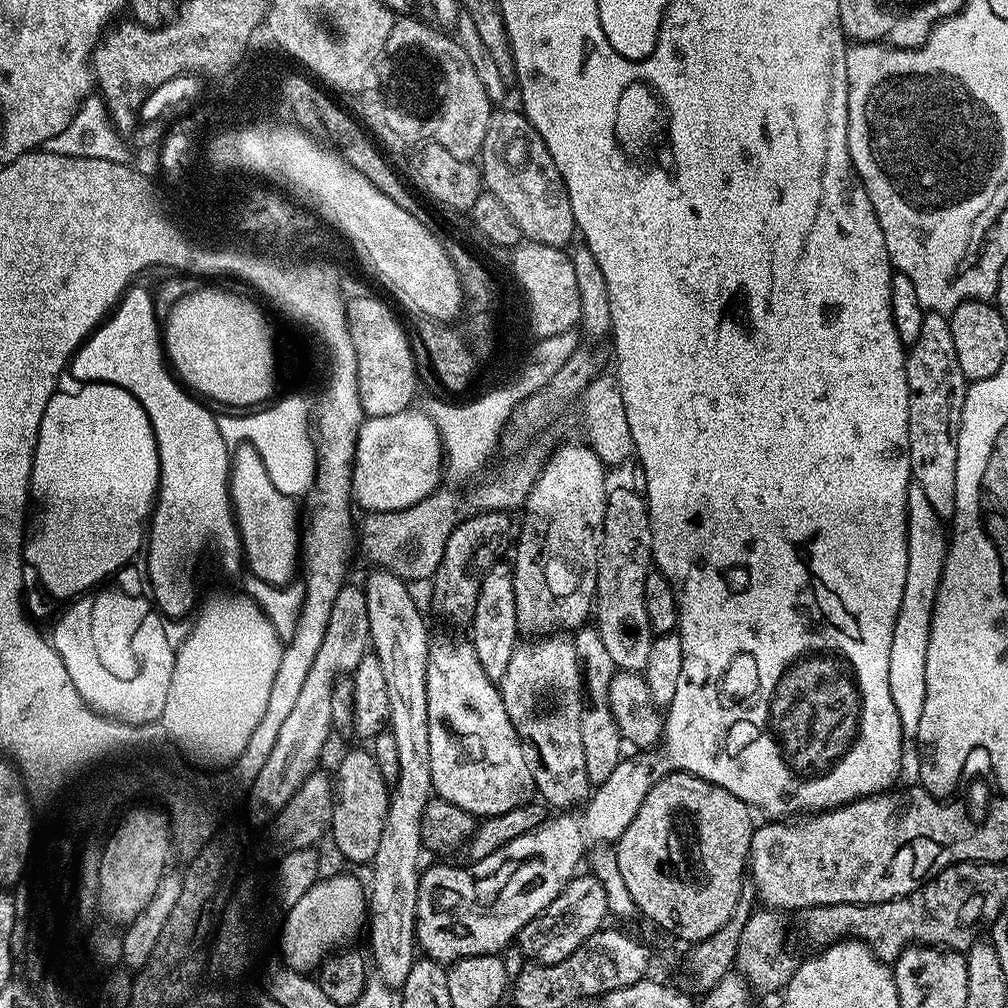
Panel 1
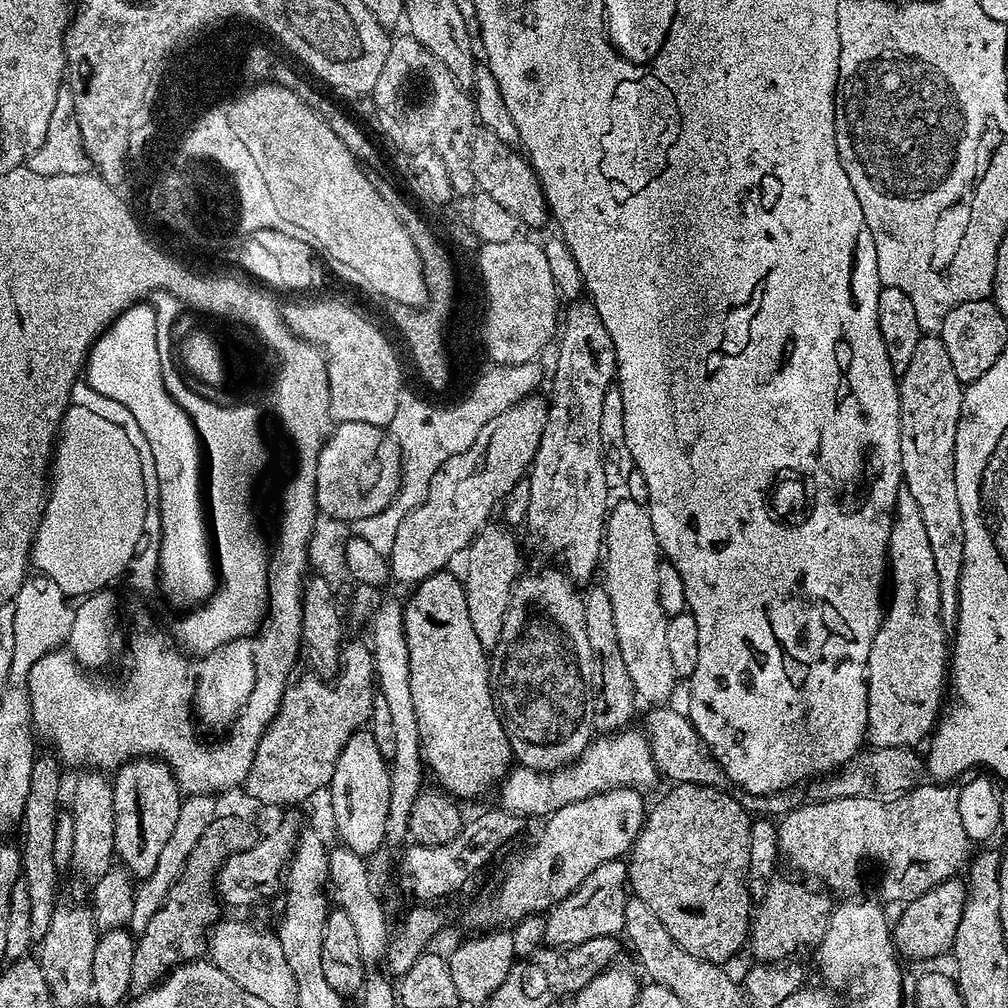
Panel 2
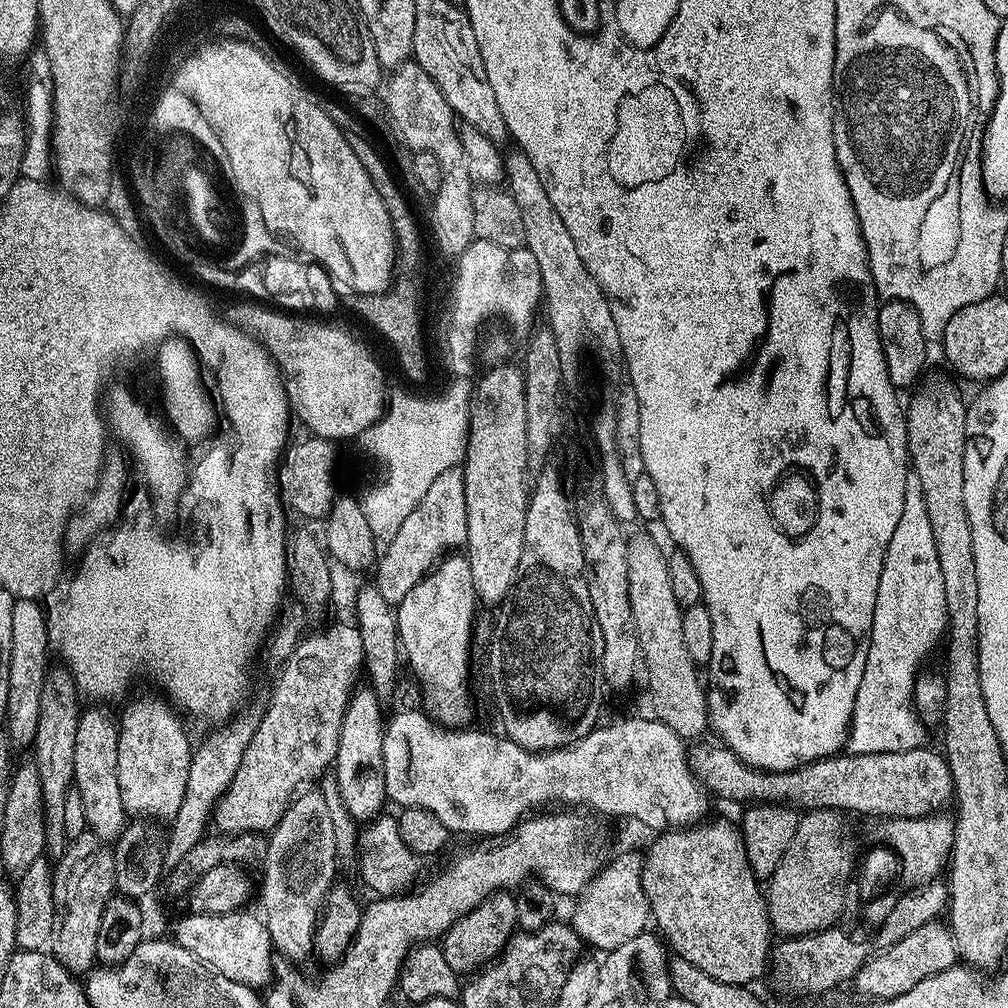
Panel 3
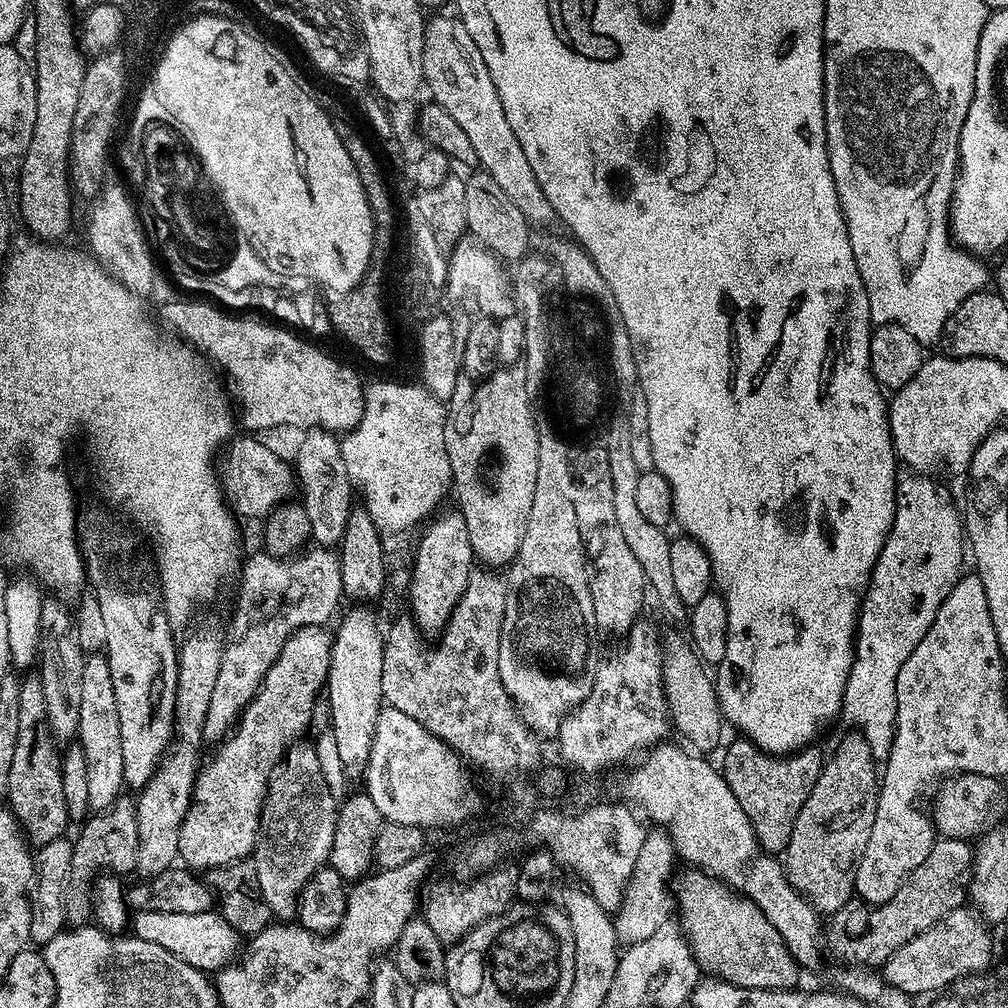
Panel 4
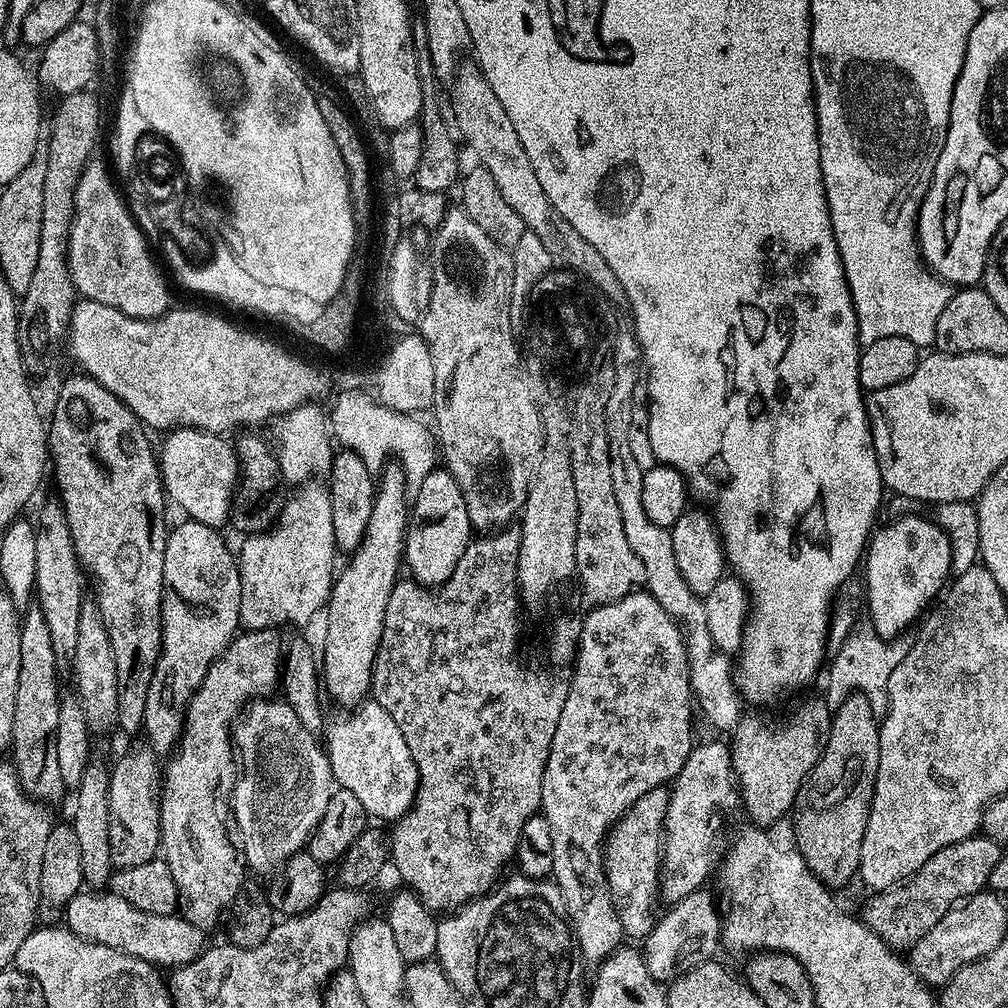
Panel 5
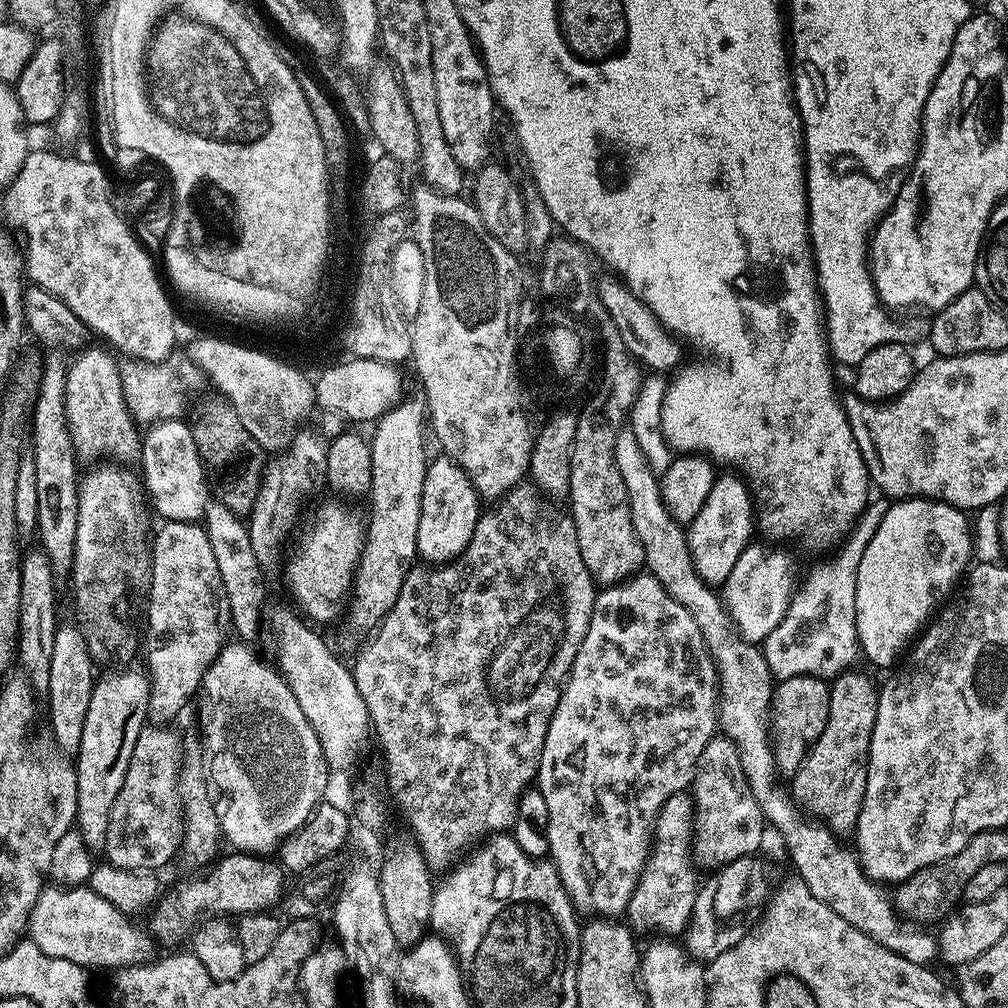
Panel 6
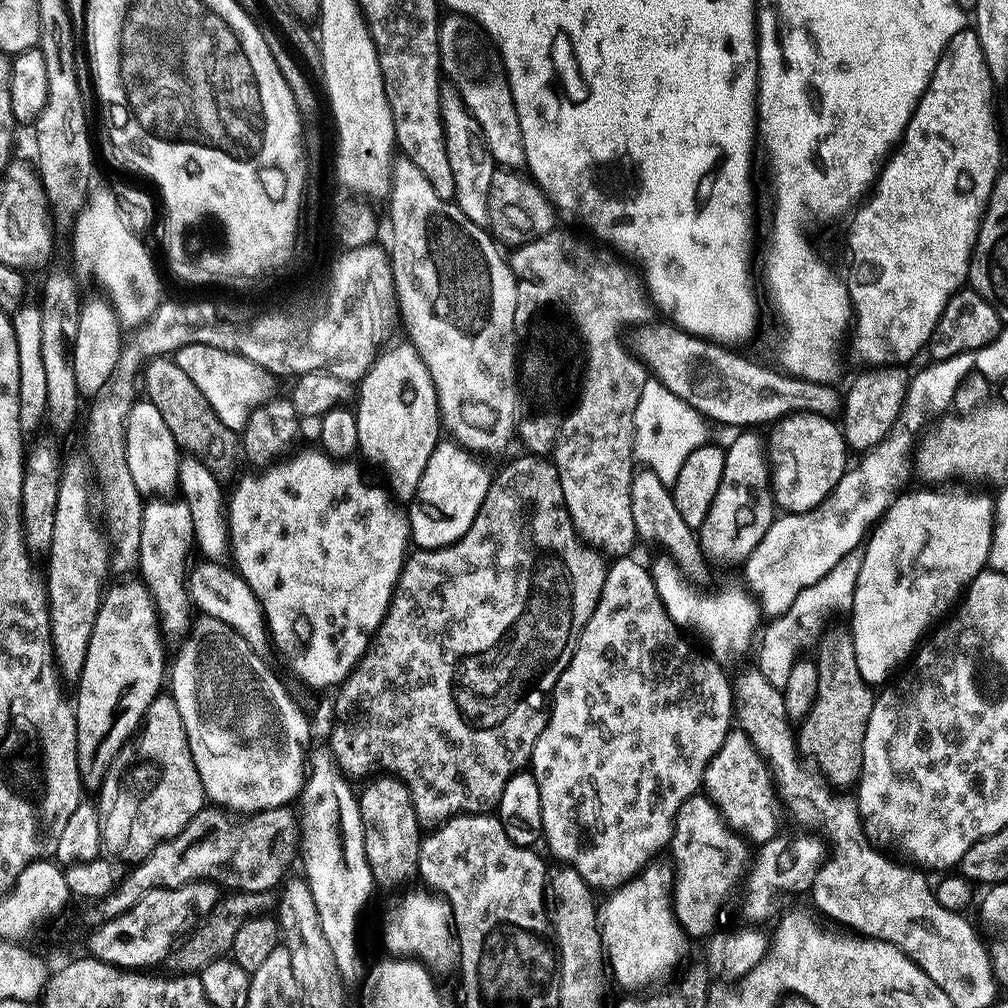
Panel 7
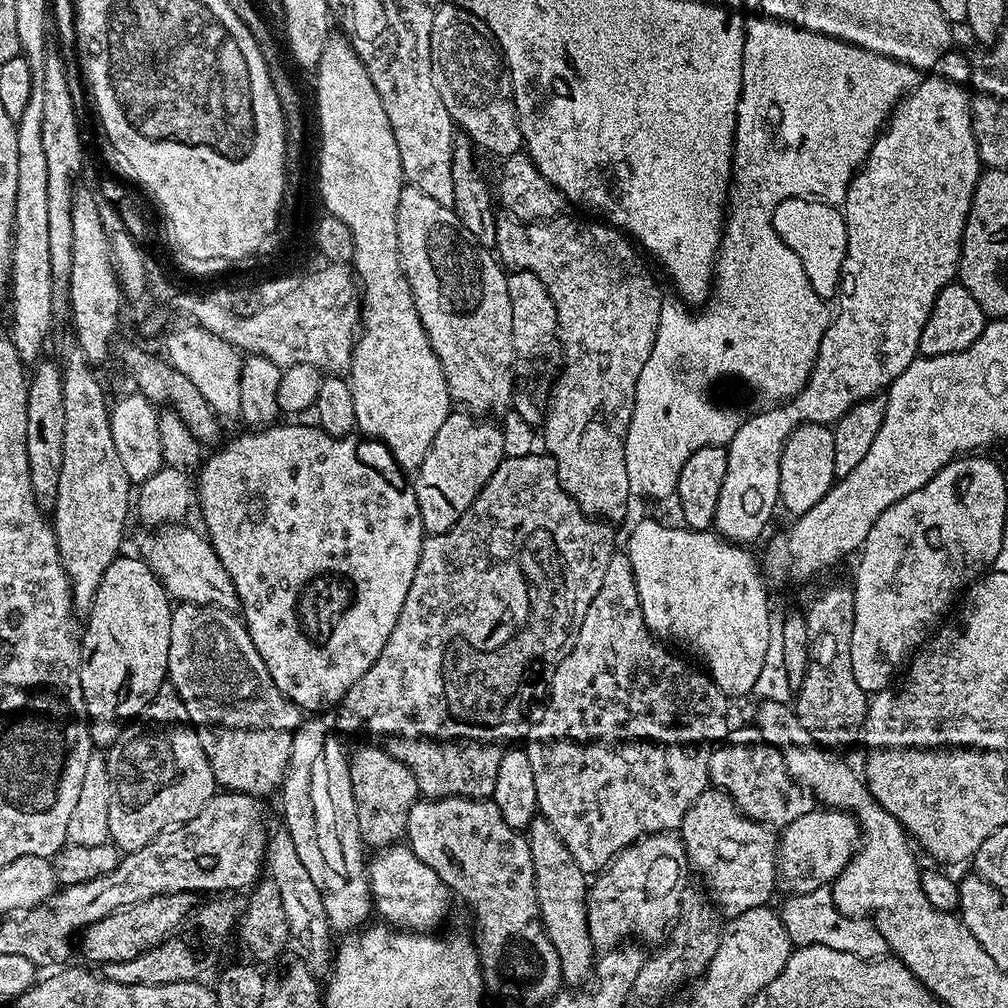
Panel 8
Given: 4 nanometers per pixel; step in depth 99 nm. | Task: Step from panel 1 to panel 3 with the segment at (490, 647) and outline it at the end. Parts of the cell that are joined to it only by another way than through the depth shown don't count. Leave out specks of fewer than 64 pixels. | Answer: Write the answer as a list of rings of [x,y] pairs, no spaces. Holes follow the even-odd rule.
[[[512,362],[493,367],[475,389],[462,471],[468,519],[466,555],[481,605],[502,604],[510,591],[526,538],[530,481],[526,472],[526,398],[524,373]]]

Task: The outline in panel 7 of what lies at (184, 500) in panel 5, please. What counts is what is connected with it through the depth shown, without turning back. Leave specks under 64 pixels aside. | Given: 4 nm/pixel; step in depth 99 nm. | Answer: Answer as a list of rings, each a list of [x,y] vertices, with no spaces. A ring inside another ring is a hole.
[[[147,398],[137,399],[129,412],[125,422],[125,442],[127,465],[141,496],[164,498],[177,491],[182,449],[163,421],[161,411]]]

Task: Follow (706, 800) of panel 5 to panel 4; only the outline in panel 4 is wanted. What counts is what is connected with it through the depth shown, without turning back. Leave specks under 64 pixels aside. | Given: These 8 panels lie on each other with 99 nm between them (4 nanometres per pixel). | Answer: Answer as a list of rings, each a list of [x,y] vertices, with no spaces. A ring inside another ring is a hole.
[[[653,827],[642,842],[642,850],[638,850],[636,872],[630,878],[623,902],[614,913],[616,938],[621,945],[642,942],[642,938],[650,938],[650,934],[654,934],[658,926],[669,923],[674,912],[674,892],[670,887],[670,881],[673,879],[672,863],[675,860],[678,860],[678,853],[672,844],[672,837],[665,829]]]

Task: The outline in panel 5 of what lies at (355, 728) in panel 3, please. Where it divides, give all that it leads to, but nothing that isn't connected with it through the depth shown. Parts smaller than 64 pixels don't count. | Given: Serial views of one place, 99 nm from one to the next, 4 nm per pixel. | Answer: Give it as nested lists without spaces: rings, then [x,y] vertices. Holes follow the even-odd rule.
[[[392,462],[379,475],[370,526],[366,526],[359,548],[351,555],[349,560],[352,561],[339,569],[326,605],[328,629],[324,632],[322,684],[327,695],[329,692],[340,704],[359,706],[371,693],[374,658],[382,638],[386,602],[390,602],[390,594],[402,576],[404,538],[408,534],[409,519],[408,482],[404,479],[403,468]]]

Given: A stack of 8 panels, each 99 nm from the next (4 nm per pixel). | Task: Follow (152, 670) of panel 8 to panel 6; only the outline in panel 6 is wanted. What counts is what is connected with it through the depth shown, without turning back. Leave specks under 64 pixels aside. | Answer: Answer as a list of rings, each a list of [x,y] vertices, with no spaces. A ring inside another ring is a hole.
[[[128,668],[125,672],[108,672],[105,676],[103,673],[97,679],[90,694],[86,722],[82,725],[82,742],[74,754],[78,782],[75,827],[80,829],[82,838],[93,854],[104,851],[106,830],[110,826],[110,810],[114,806],[114,798],[118,798],[118,790],[122,790],[122,778],[126,778],[126,766],[130,762],[134,742],[138,742],[138,734],[148,719],[148,677],[141,669],[139,672],[136,668]]]

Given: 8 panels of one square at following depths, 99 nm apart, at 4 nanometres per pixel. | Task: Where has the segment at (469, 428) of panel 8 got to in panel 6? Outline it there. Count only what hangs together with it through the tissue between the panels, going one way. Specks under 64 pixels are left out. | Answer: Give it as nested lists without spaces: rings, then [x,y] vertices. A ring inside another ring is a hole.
[[[437,456],[437,460],[435,457],[428,465],[426,482],[422,482],[422,508],[418,514],[416,542],[417,557],[432,566],[455,560],[460,555],[470,542],[482,511],[482,501],[462,466],[454,463],[449,456]]]

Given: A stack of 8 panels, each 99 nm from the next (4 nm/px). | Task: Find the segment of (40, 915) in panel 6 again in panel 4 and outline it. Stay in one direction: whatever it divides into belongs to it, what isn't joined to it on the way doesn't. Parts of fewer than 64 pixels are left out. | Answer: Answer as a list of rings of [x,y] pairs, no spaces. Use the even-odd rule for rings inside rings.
[[[216,910],[202,914],[136,912],[131,917],[130,928],[139,940],[154,942],[154,946],[162,946],[162,950],[170,950],[170,954],[182,958],[182,962],[190,962],[190,966],[194,966],[205,974],[215,974],[225,964],[233,963],[242,944],[238,933],[228,925],[224,917]]]

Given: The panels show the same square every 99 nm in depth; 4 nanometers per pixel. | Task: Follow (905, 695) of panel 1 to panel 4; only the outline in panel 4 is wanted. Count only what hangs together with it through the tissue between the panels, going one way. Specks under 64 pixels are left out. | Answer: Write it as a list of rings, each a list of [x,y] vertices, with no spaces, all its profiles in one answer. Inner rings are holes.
[[[904,474],[896,481],[896,513],[894,514],[894,522],[892,528],[888,532],[886,542],[882,546],[882,550],[878,554],[878,562],[872,571],[872,577],[868,583],[868,588],[864,592],[864,599],[860,602],[860,615],[856,621],[856,638],[854,641],[854,651],[852,653],[852,665],[850,666],[850,674],[846,678],[846,690],[842,698],[842,706],[840,707],[840,716],[848,724],[853,724],[855,731],[858,733],[864,745],[870,750],[870,754],[877,762],[887,760],[890,754],[890,746],[894,738],[894,730],[896,729],[896,683],[898,682],[898,670],[902,670],[902,662],[906,662],[906,658],[910,658],[910,654],[914,654],[914,646],[918,646],[918,642],[922,642],[922,634],[926,634],[926,630],[930,630],[930,626],[934,622],[934,614],[938,614],[938,606],[942,606],[942,602],[946,602],[946,598],[950,594],[950,590],[954,590],[954,586],[960,581],[964,568],[964,556],[966,560],[966,533],[962,523],[961,513],[954,505],[948,501],[948,496],[944,492],[940,492],[938,485],[934,484],[931,477],[924,474]]]

